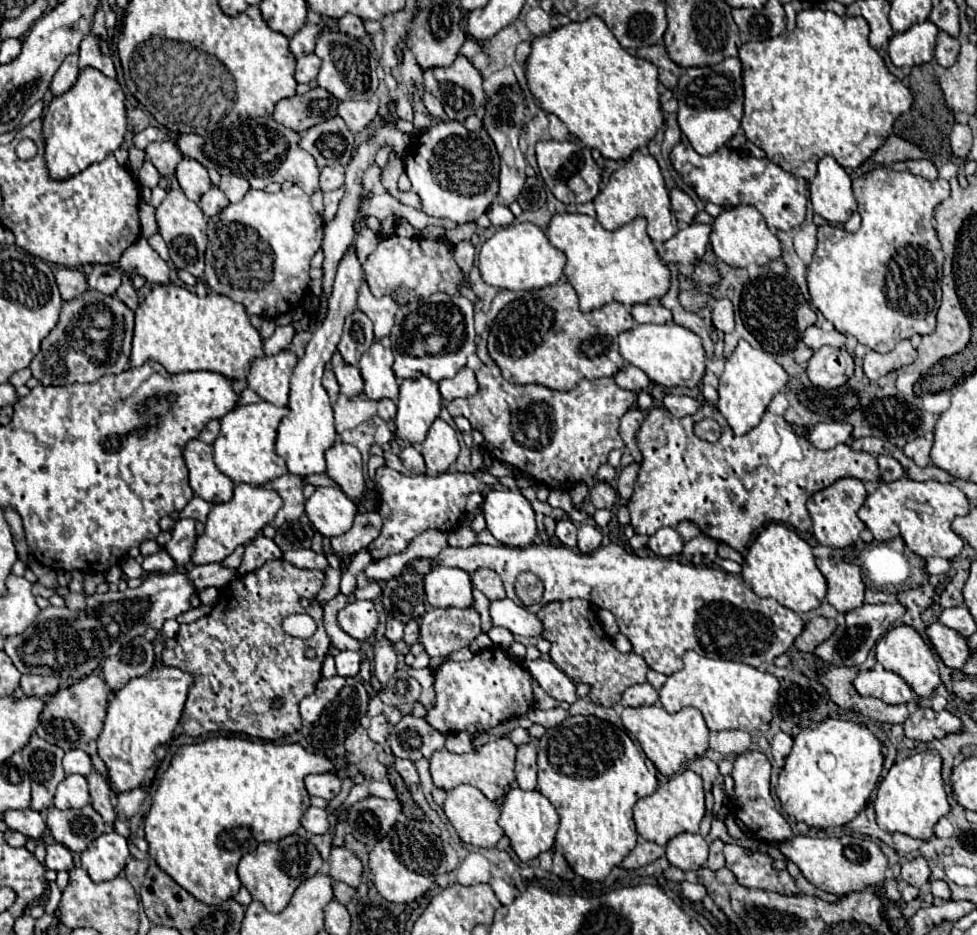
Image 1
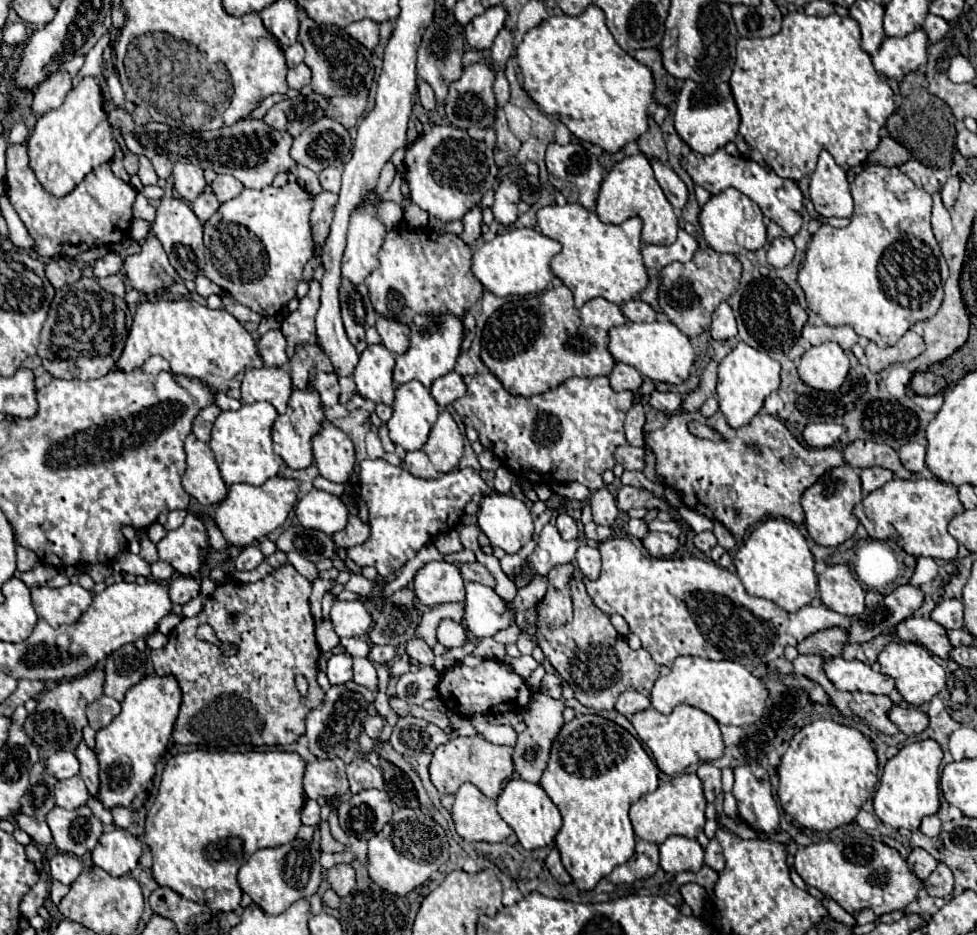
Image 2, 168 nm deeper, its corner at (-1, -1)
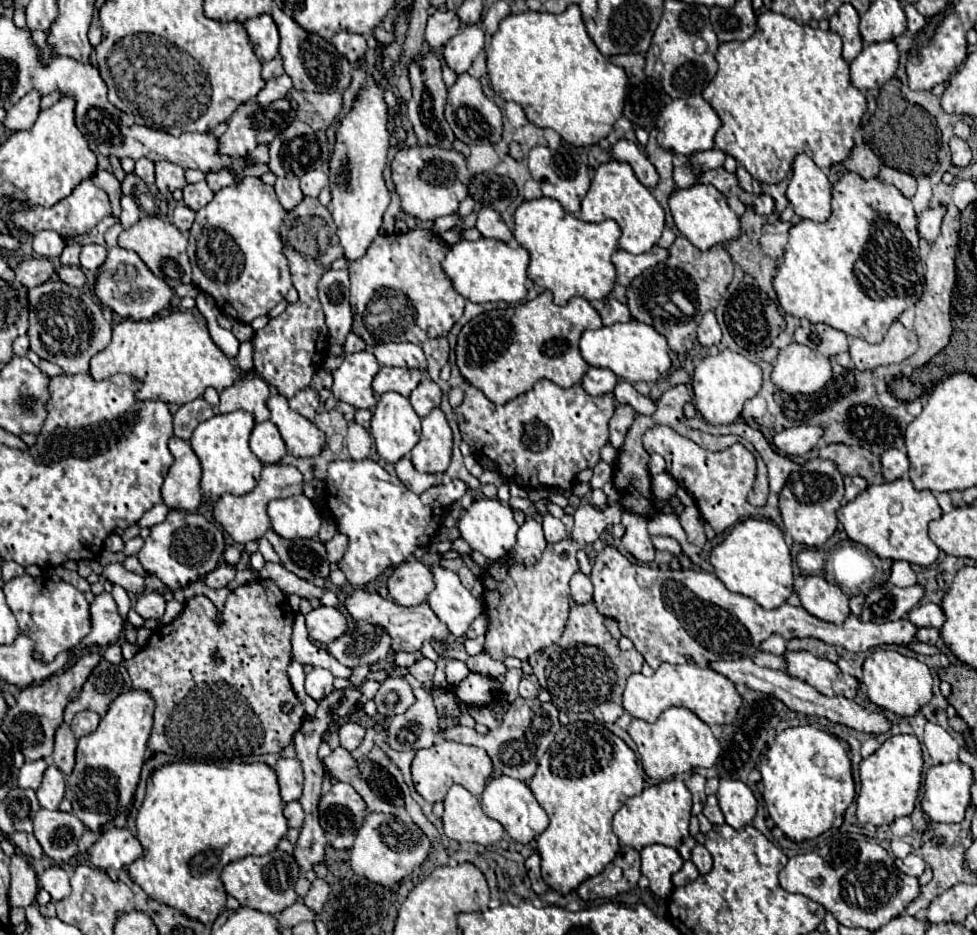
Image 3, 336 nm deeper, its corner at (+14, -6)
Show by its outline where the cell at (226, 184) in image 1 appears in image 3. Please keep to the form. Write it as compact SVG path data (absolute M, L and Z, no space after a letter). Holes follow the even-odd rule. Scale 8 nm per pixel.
M197 182L197 184L189 184L183 190L183 202L185 206L189 206L191 210L199 210L203 206L207 206L213 200L213 190L207 186L207 182Z

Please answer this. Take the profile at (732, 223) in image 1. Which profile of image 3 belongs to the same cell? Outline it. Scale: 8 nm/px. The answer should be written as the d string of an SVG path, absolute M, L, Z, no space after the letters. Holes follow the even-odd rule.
M695 184L687 190L675 190L669 200L669 208L671 208L677 230L701 252L715 248L719 244L727 244L741 236L739 216L729 208L725 196L715 186Z

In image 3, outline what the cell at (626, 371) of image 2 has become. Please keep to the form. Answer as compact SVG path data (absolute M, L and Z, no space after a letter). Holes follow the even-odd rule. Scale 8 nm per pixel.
M589 368L585 378L581 380L581 386L591 396L603 396L603 394L611 394L613 388L617 386L617 382L619 380L611 370L607 370L607 368Z

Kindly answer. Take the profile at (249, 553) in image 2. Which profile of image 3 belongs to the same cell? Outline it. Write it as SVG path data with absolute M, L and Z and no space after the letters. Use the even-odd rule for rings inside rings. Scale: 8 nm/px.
M221 564L221 566L217 566L213 572L209 572L205 576L205 584L211 586L211 588L223 588L223 586L227 586L235 578L235 572L237 572L235 566Z

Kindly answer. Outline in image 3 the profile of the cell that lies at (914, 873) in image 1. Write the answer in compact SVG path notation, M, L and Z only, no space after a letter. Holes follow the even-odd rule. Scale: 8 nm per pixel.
M909 854L903 860L895 860L895 864L897 864L897 868L901 872L905 872L909 876L915 876L915 878L919 878L923 874L923 870L925 870L925 862L915 854Z

